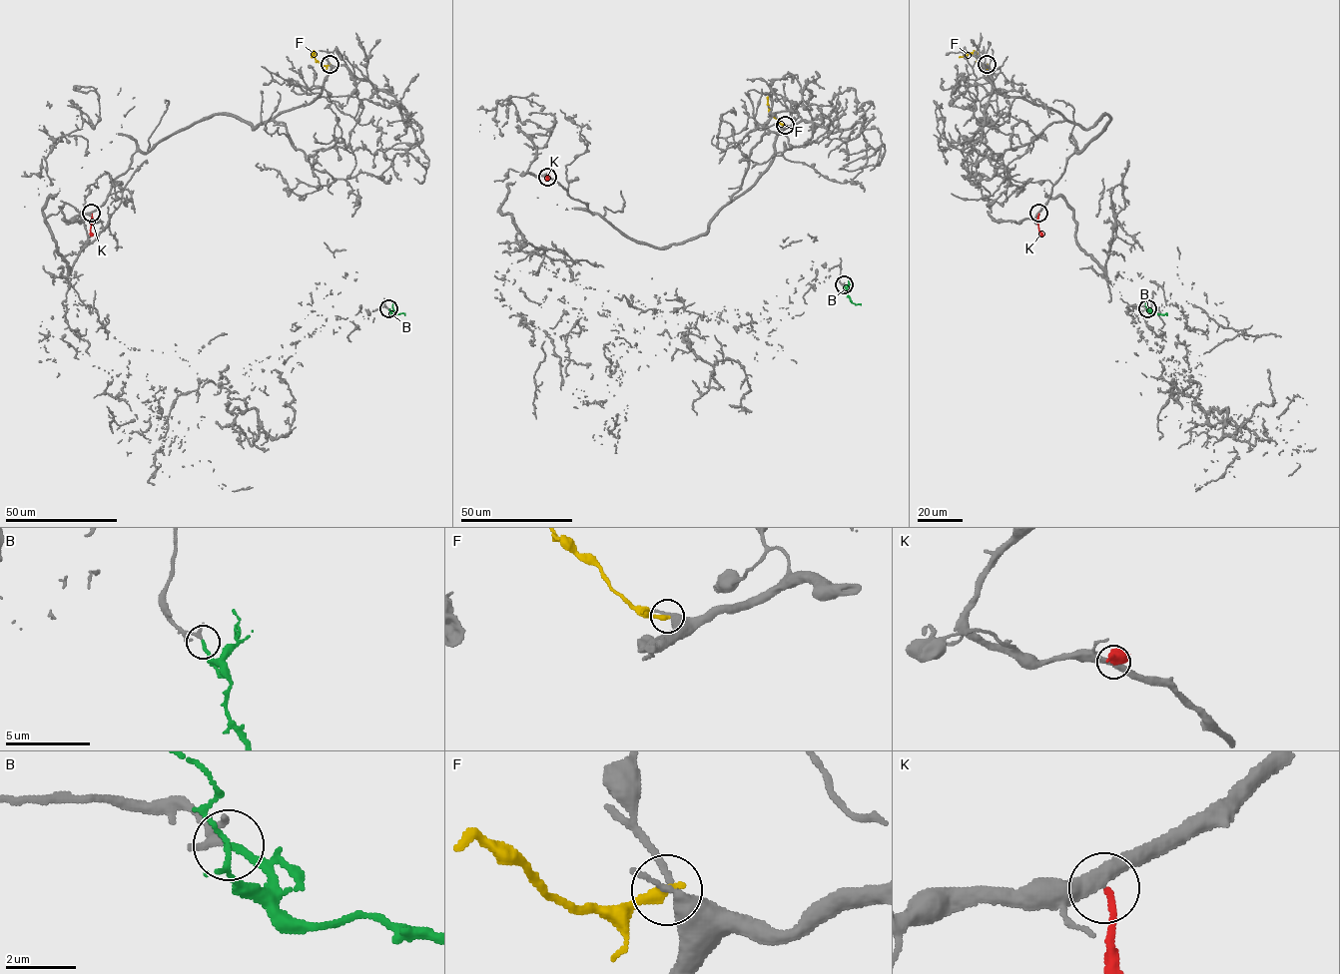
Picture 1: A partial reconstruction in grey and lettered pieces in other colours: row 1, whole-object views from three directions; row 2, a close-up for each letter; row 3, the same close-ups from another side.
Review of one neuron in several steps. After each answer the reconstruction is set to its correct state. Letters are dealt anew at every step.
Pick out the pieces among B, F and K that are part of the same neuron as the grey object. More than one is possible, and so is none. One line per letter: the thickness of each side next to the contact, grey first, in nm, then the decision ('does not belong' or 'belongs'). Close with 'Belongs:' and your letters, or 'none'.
B: 240/200 nm | belongs
F: 400/320 nm | does not belong
K: 400/160 nm | does not belong
Belongs: B

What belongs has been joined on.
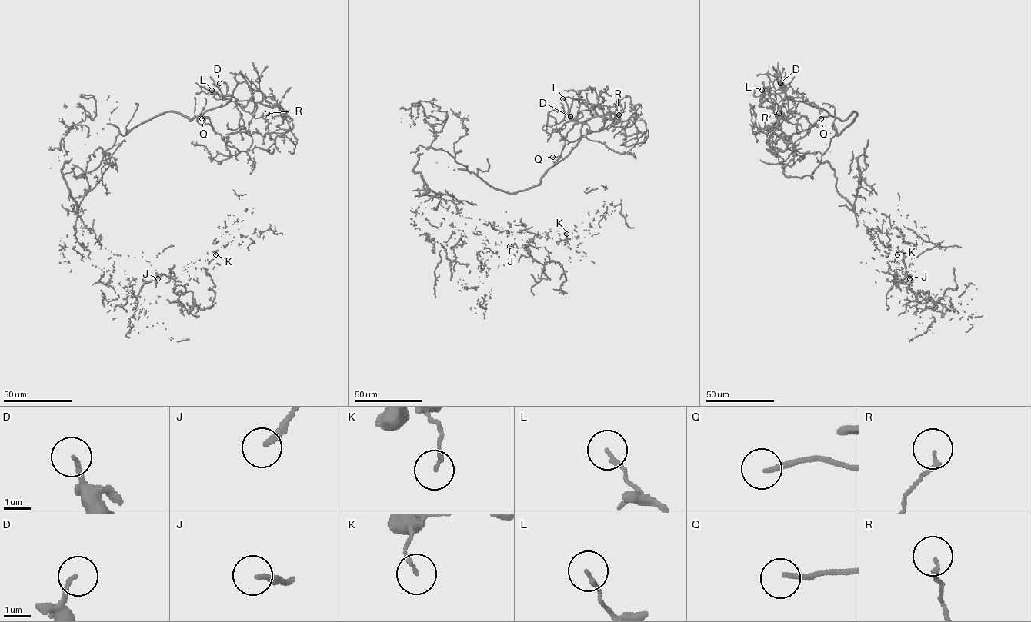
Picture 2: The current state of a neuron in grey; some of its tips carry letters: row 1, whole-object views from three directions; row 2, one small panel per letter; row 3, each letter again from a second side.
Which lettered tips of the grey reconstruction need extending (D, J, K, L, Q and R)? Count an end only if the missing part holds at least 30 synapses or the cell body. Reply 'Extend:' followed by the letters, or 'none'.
Extend: Q

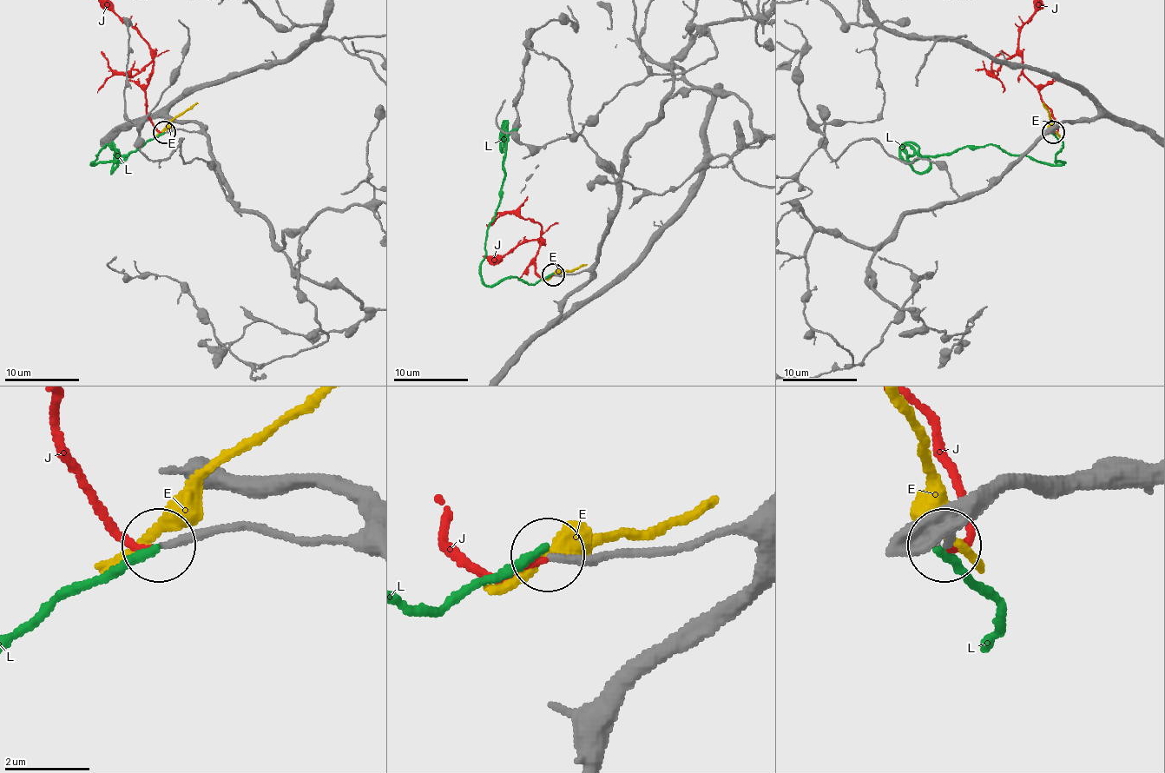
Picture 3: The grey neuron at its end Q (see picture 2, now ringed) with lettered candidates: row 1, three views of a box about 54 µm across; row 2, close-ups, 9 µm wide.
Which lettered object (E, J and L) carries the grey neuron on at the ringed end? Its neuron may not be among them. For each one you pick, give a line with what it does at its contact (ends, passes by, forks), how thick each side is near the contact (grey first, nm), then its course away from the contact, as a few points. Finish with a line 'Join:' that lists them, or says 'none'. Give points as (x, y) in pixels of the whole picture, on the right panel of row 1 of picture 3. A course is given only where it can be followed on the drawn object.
J: it ends there; 170 nm thick on the grey side, 160 nm on the other; it runs (1055, 132), (1039, 89), (1023, 72), (1019, 29), (1032, 16)
Join: J

